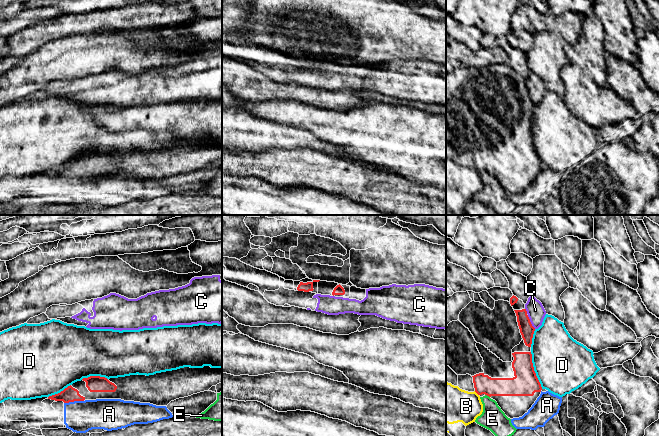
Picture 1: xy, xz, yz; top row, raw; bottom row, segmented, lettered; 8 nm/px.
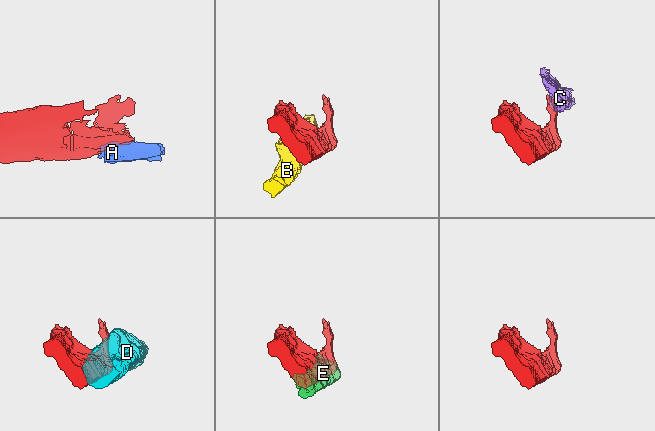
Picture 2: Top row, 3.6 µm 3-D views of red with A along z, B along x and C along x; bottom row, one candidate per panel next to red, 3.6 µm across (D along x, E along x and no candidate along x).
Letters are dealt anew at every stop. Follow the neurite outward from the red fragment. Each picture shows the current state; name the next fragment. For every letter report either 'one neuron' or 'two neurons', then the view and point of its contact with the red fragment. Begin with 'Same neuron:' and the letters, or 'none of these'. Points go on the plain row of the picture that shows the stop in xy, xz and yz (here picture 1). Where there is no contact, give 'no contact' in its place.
Same neuron: none of these
A: two neurons; meets red in xy at (73, 177)
B: two neurons; meets red in yz at (476, 168)
C: two neurons; meets red in yz at (530, 98)
D: two neurons; meets red in yz at (533, 146)
E: two neurons; meets red in yz at (487, 171)

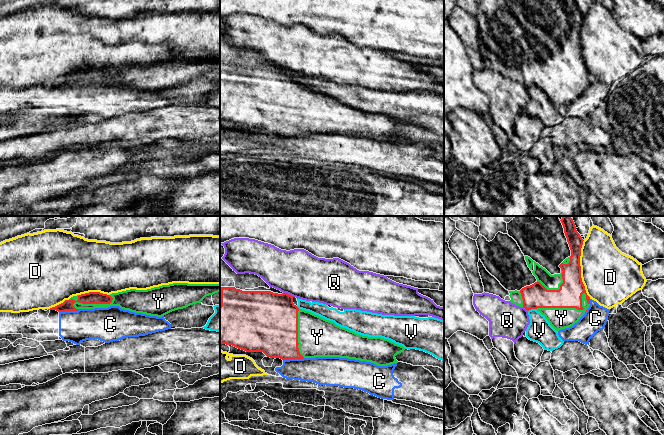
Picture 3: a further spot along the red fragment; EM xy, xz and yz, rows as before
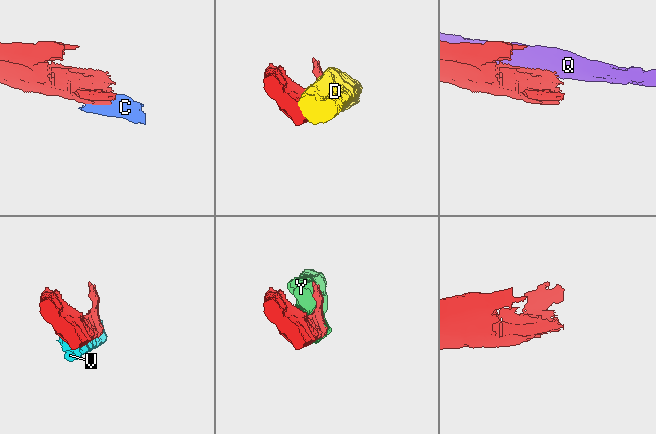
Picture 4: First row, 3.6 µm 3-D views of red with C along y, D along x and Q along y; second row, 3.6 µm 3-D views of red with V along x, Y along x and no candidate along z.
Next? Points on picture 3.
Same neuron: Y
C: two neurons; meets red in xz at (293, 134)
D: two neurons; meets red in yz at (580, 46)
Q: two neurons; meets red in xz at (288, 70)
V: two neurons; meets red in yz at (531, 84)
Y: one neuron; meets red in yz at (573, 83)

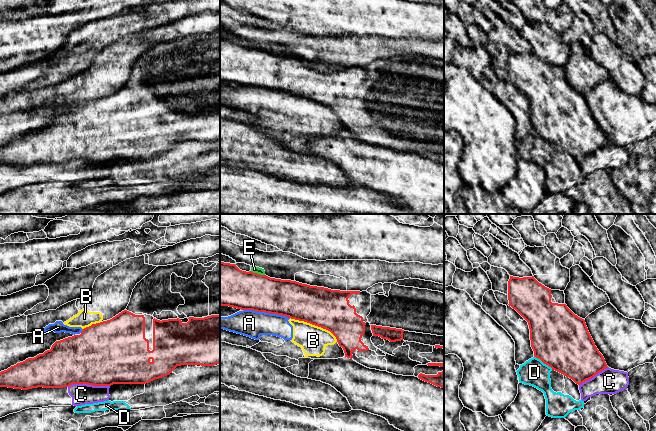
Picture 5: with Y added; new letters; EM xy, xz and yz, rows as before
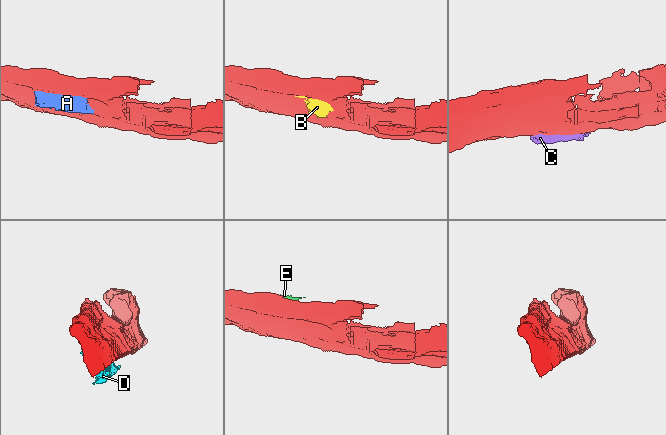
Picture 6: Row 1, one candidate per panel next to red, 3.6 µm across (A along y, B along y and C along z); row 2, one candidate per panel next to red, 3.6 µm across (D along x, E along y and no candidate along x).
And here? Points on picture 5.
Same neuron: none of these
A: two neurons; meets red in xz at (266, 88)
B: two neurons; meets red in xz at (315, 101)
C: two neurons; meets red in xy at (88, 160)
D: two neurons; meets red in yz at (543, 138)
E: two neurons; meets red in xz at (256, 49)

